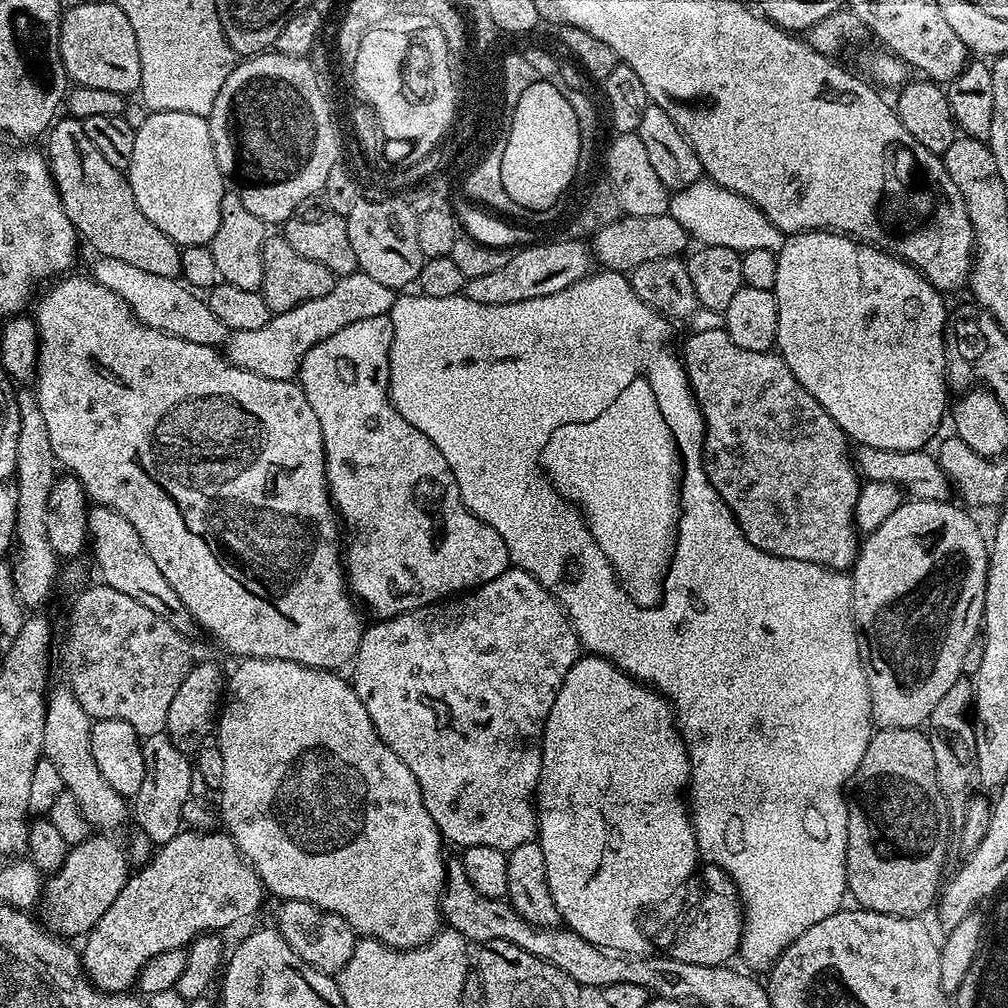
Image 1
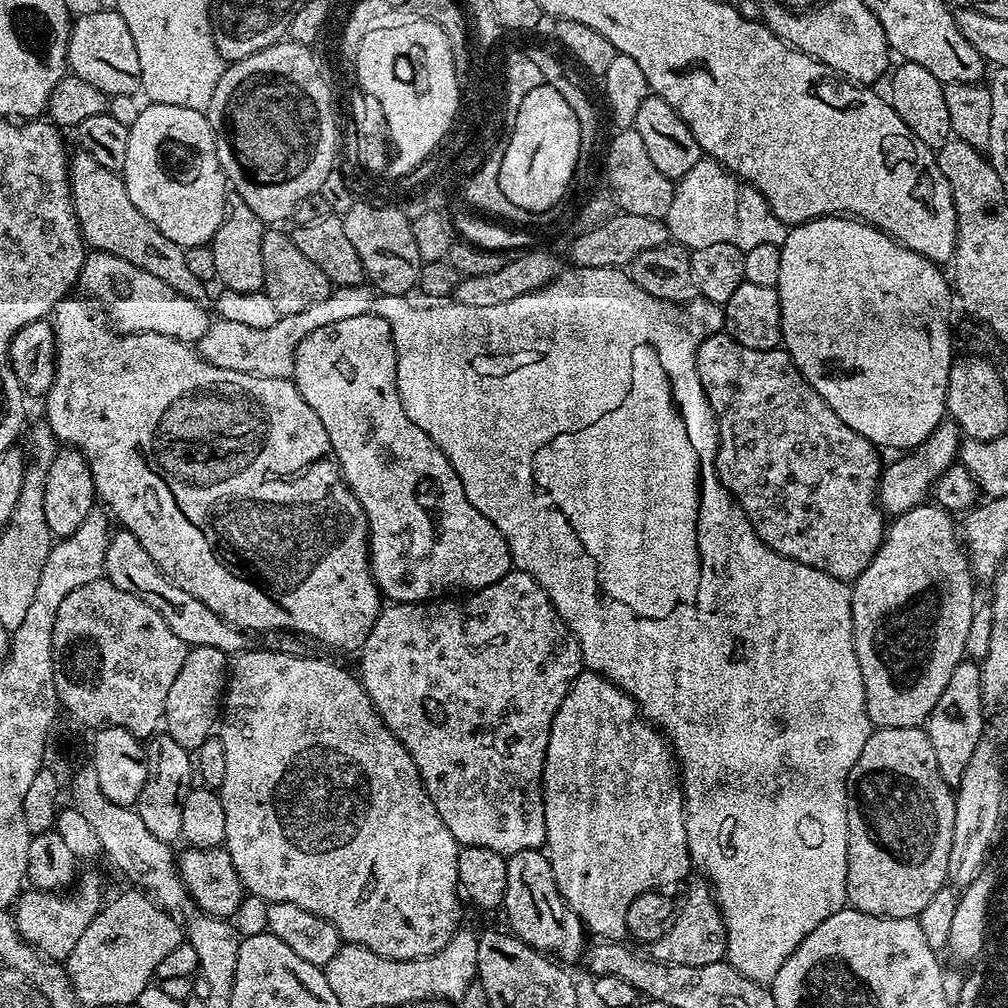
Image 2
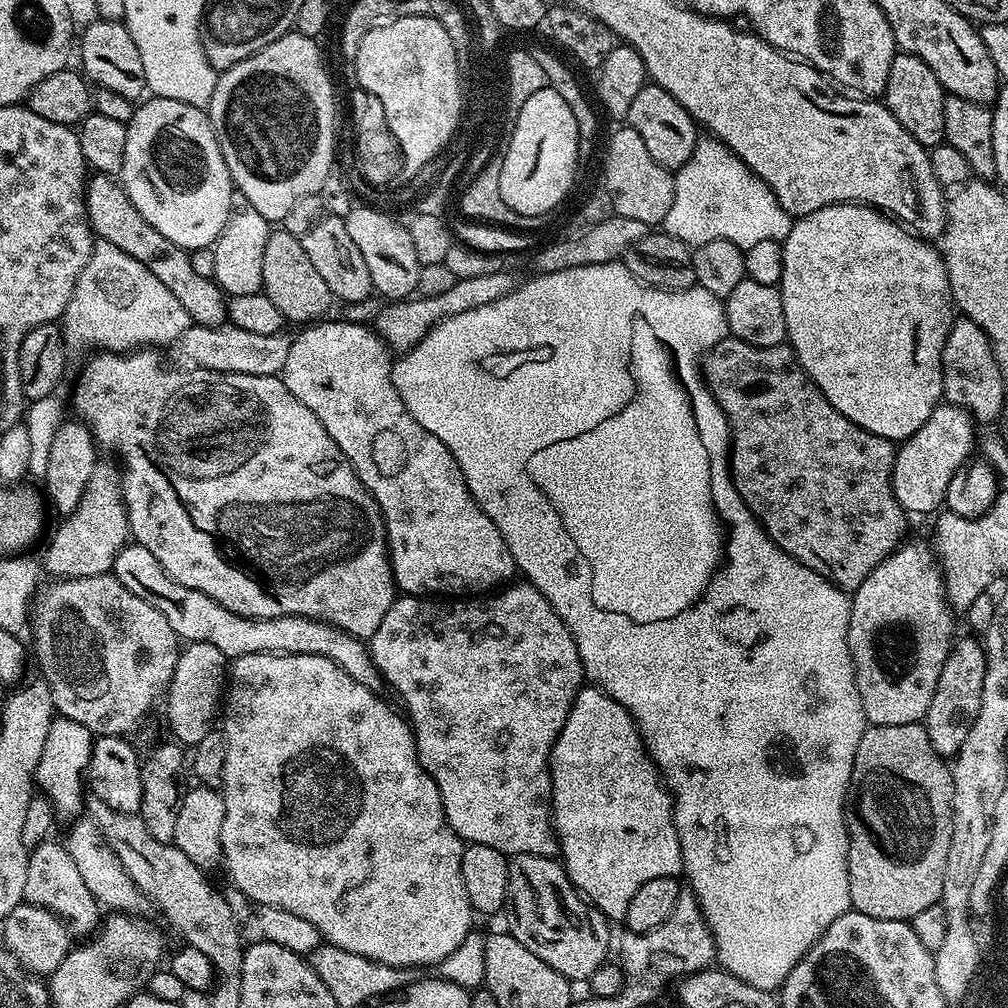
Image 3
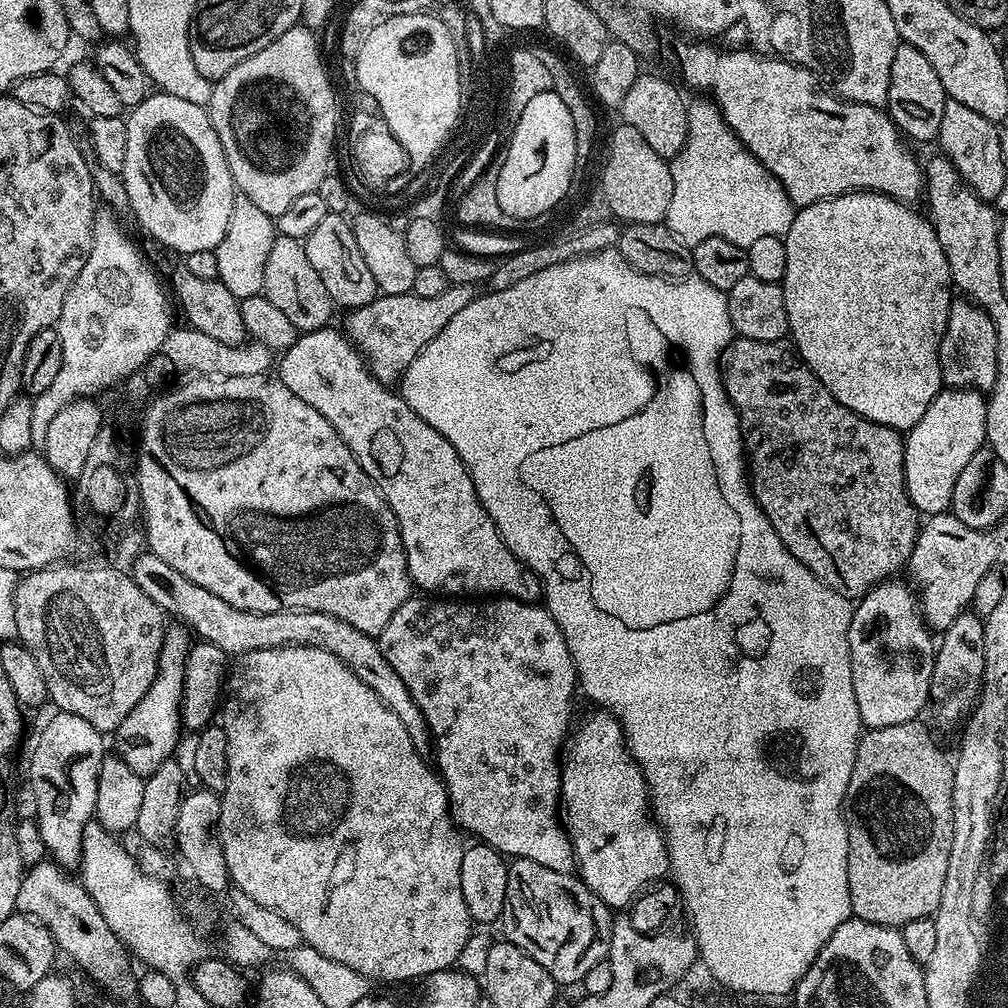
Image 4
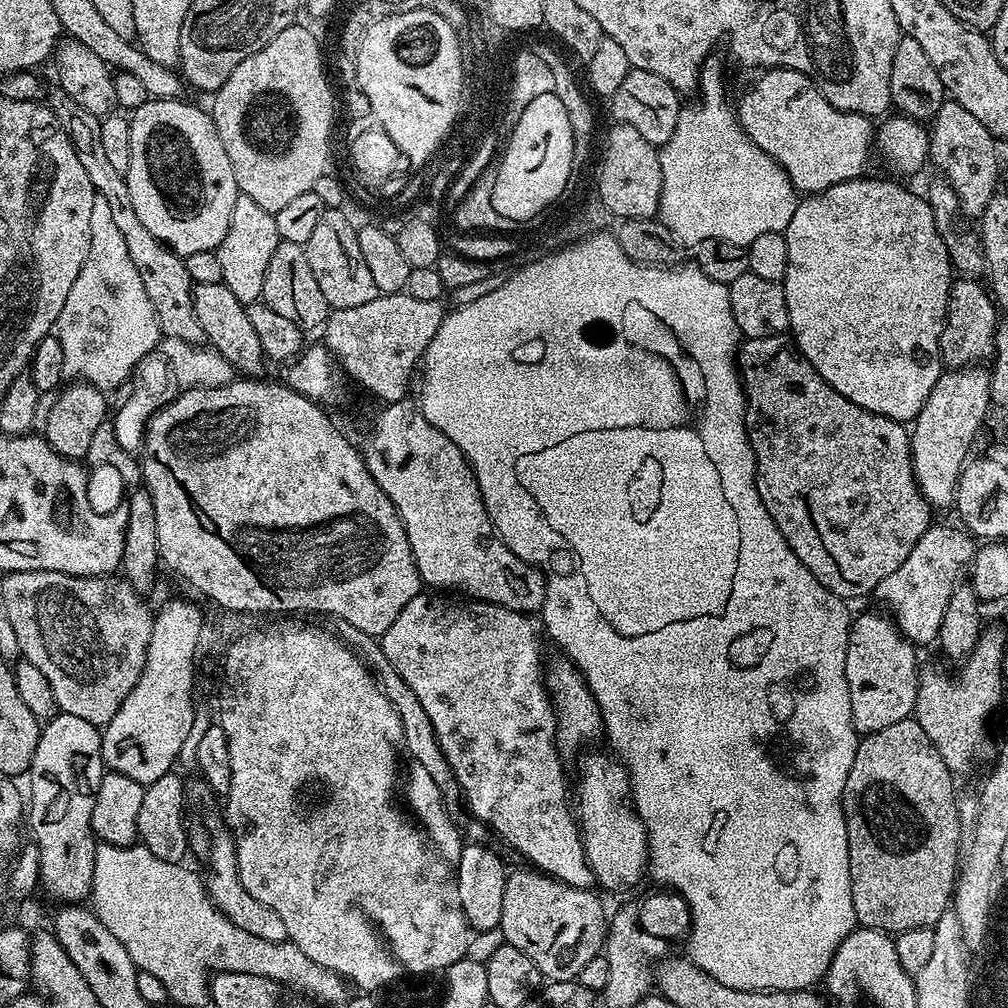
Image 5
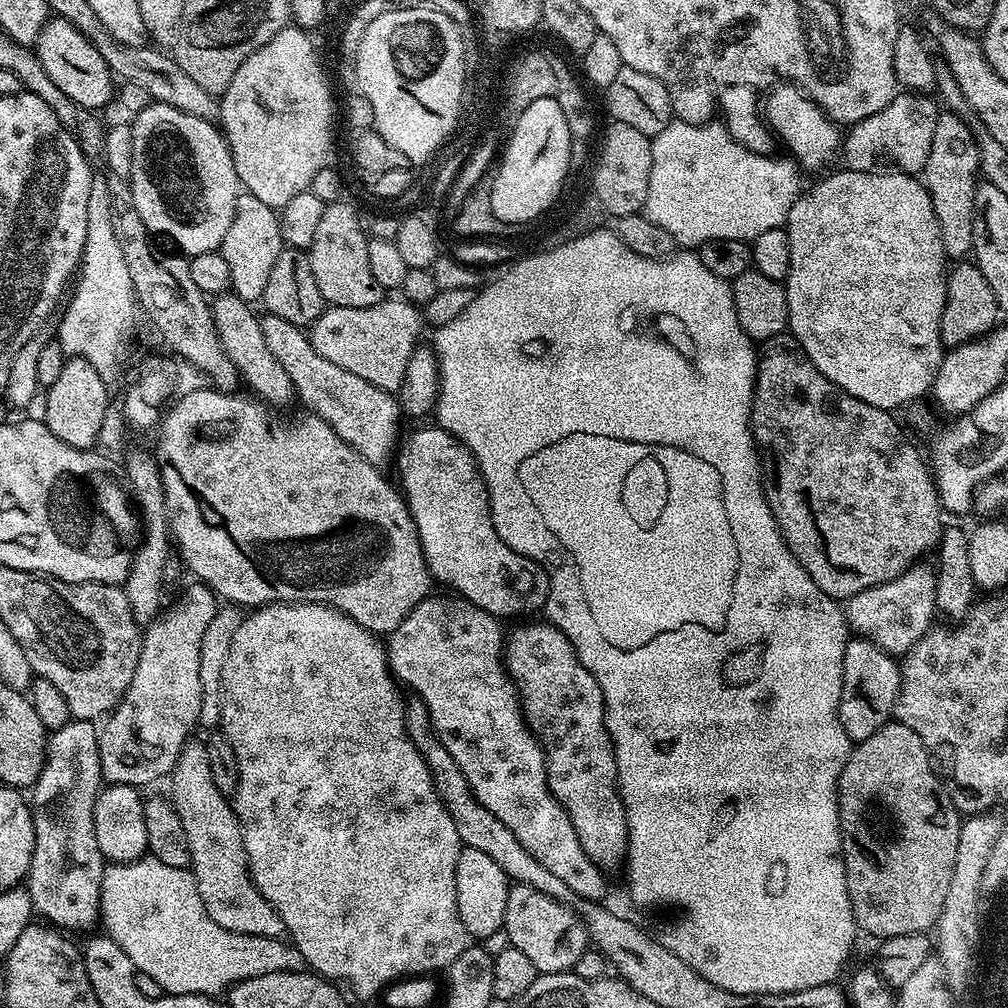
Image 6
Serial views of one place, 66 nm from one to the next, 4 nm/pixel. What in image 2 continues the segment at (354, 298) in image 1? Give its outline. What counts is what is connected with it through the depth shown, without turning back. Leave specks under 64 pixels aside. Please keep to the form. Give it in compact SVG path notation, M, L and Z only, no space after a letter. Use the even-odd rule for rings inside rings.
M367 283L358 284L354 288L336 286L322 302L314 302L310 310L302 310L302 314L280 316L278 322L274 322L274 326L266 326L266 330L217 319L209 327L208 333L200 339L198 351L203 360L209 360L222 370L238 370L238 374L287 380L294 370L294 354L302 338L314 334L314 330L322 326L330 326L330 322L338 322L342 318L355 318L357 314L373 311L373 308L374 292Z

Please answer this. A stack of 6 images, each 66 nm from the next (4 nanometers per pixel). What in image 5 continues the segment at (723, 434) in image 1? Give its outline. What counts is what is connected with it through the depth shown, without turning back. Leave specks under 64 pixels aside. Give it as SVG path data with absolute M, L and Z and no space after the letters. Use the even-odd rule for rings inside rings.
M787 335L767 336L766 338L745 339L738 349L738 371L744 385L744 425L748 431L748 441L754 450L756 459L756 489L758 498L766 506L766 514L774 518L774 526L786 538L790 550L798 554L802 566L822 582L829 592L833 592L841 598L848 596L864 596L875 593L878 582L889 574L894 574L902 562L910 555L910 550L918 546L918 538L926 534L926 530L933 523L934 509L926 502L926 498L920 493L918 482L914 478L914 466L912 465L912 437L909 429L899 420L891 420L882 414L874 414L870 410L862 410L862 406L854 406L850 398L842 398L838 390L834 390L824 379L818 370L805 357L800 355L795 343Z

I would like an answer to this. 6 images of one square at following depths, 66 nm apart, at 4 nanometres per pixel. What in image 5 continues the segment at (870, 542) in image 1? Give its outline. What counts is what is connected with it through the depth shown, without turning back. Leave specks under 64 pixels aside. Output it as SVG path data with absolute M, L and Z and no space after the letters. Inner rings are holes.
M864 612L851 621L846 646L846 682L850 690L852 725L857 733L886 730L886 726L894 726L894 722L913 715L920 685L916 652L887 615Z

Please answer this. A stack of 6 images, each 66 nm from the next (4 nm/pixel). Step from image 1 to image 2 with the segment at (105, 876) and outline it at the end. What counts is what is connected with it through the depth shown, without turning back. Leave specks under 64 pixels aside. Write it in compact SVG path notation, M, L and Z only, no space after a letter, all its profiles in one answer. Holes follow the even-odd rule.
M81 871L75 881L75 888L76 892L69 891L67 894L59 891L24 890L14 901L14 919L20 938L49 961L67 961L74 946L78 946L78 938L86 934L86 926L90 926L90 922L100 913L105 903L104 884L98 873Z

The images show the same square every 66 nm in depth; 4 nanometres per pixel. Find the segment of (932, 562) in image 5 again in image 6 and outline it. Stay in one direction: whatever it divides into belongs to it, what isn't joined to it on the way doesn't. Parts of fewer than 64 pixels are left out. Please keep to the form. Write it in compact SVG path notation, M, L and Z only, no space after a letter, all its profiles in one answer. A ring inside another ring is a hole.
M913 566L907 568L901 576L894 578L885 584L879 584L873 588L862 590L858 594L849 596L846 601L846 623L857 637L865 640L873 640L884 652L900 658L905 652L909 652L918 641L926 635L928 629L933 627L932 616L936 611L936 574L931 567L920 568Z

